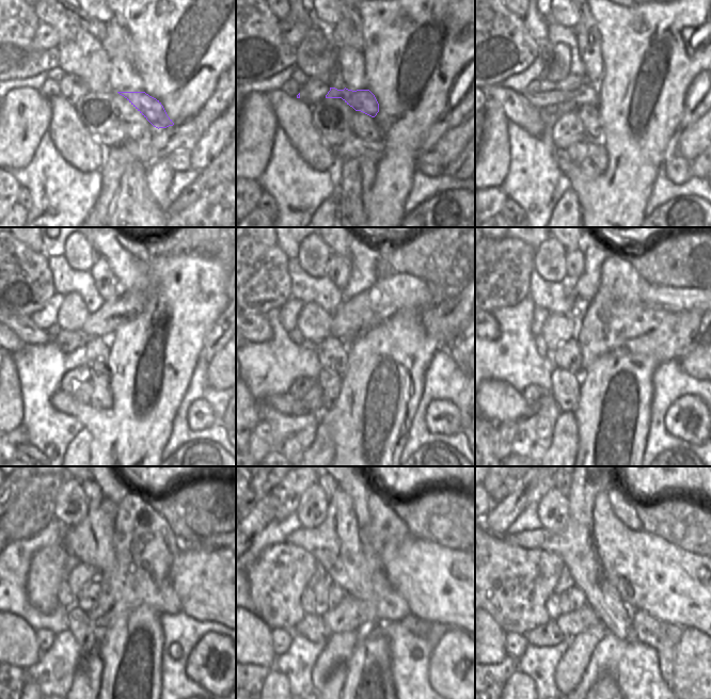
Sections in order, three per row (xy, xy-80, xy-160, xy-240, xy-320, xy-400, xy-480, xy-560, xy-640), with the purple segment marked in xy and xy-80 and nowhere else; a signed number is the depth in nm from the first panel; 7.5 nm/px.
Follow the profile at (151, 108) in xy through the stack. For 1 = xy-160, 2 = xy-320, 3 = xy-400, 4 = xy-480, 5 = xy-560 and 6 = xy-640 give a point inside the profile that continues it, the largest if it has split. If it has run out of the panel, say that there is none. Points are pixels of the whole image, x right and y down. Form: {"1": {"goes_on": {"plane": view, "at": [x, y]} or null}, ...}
{"1": {"goes_on": {"plane": "xy-160", "at": [556, 102]}}, "2": {"goes_on": {"plane": "xy-320", "at": [257, 330]}}, "3": {"goes_on": {"plane": "xy-400", "at": [496, 331]}}, "4": {"goes_on": null}, "5": {"goes_on": null}, "6": {"goes_on": null}}

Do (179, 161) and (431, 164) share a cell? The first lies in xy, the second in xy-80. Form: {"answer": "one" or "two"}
{"answer": "one"}

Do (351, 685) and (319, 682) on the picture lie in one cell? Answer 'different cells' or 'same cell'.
different cells

